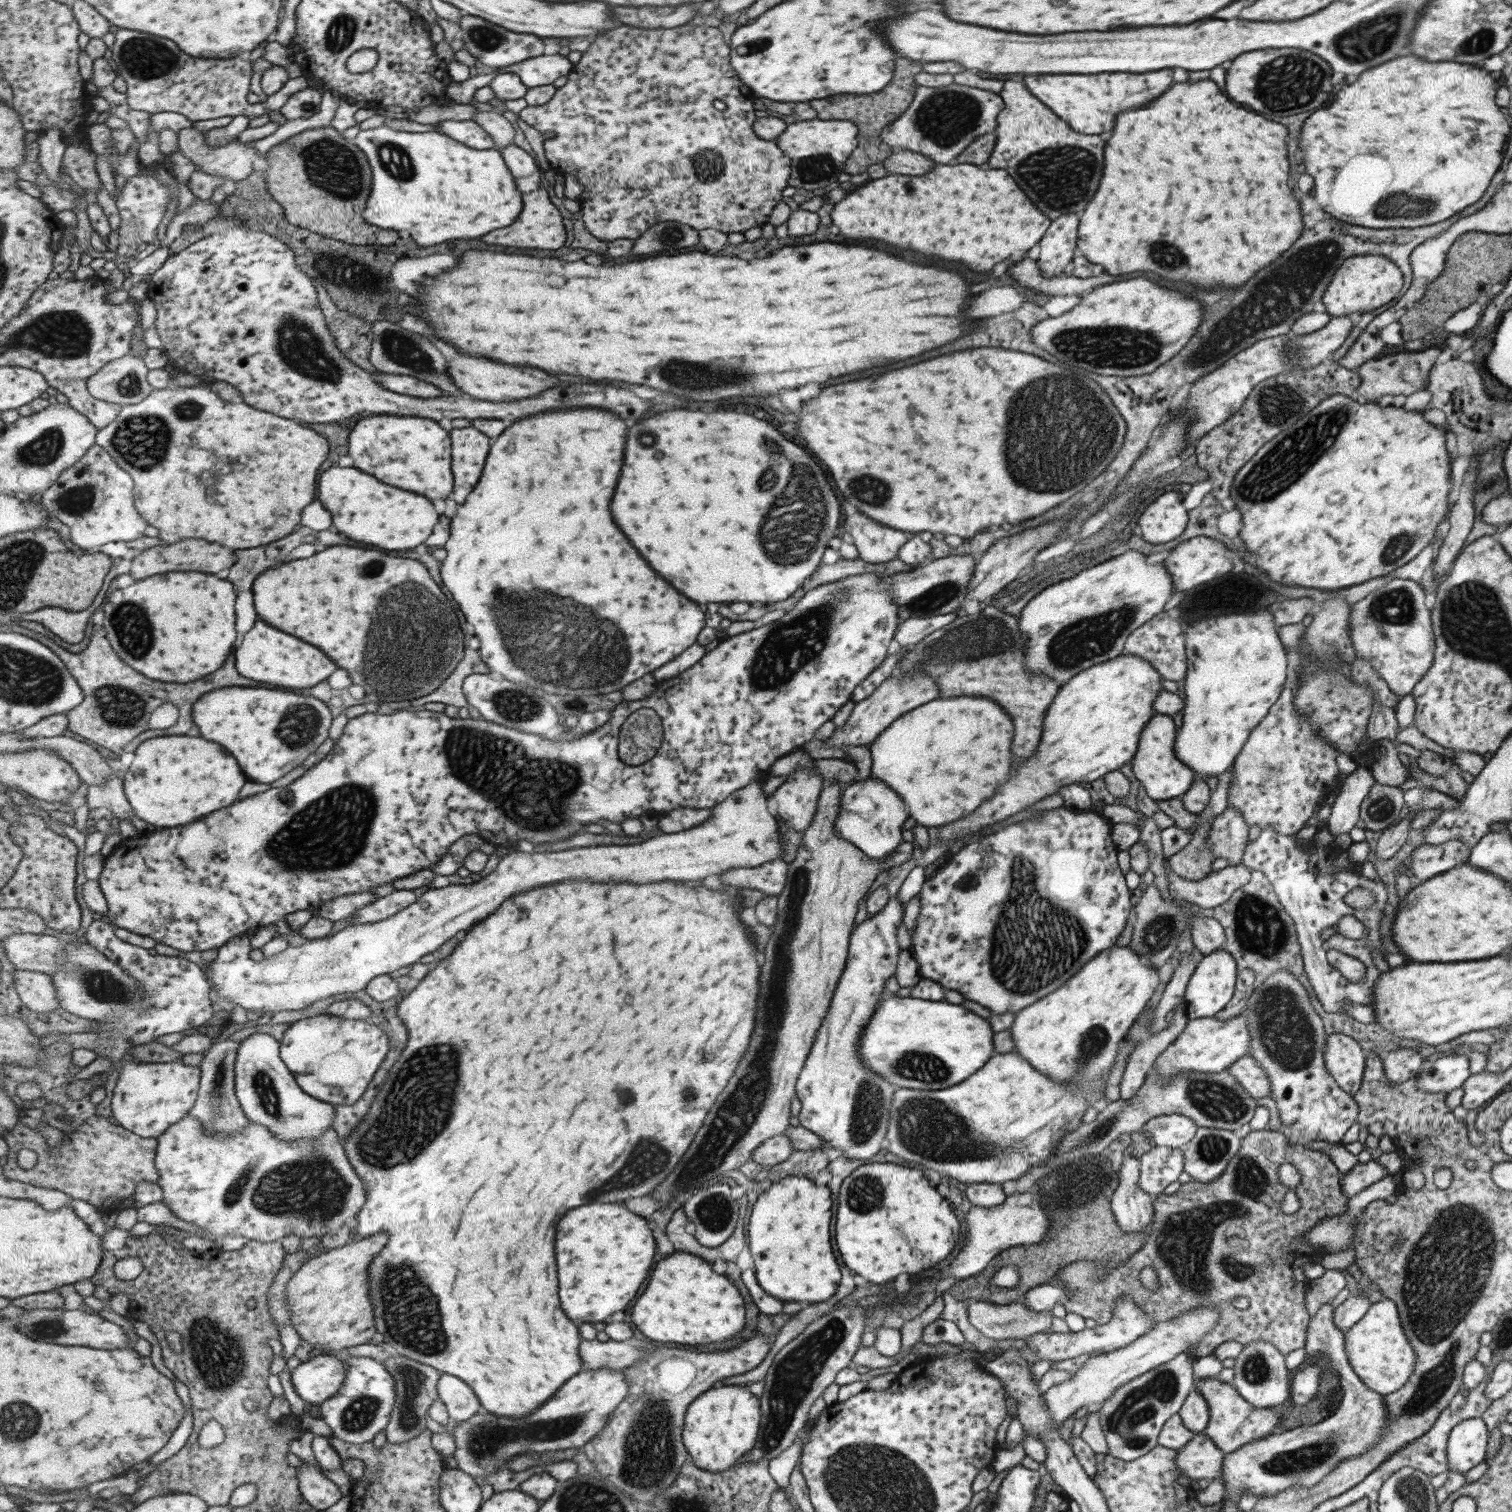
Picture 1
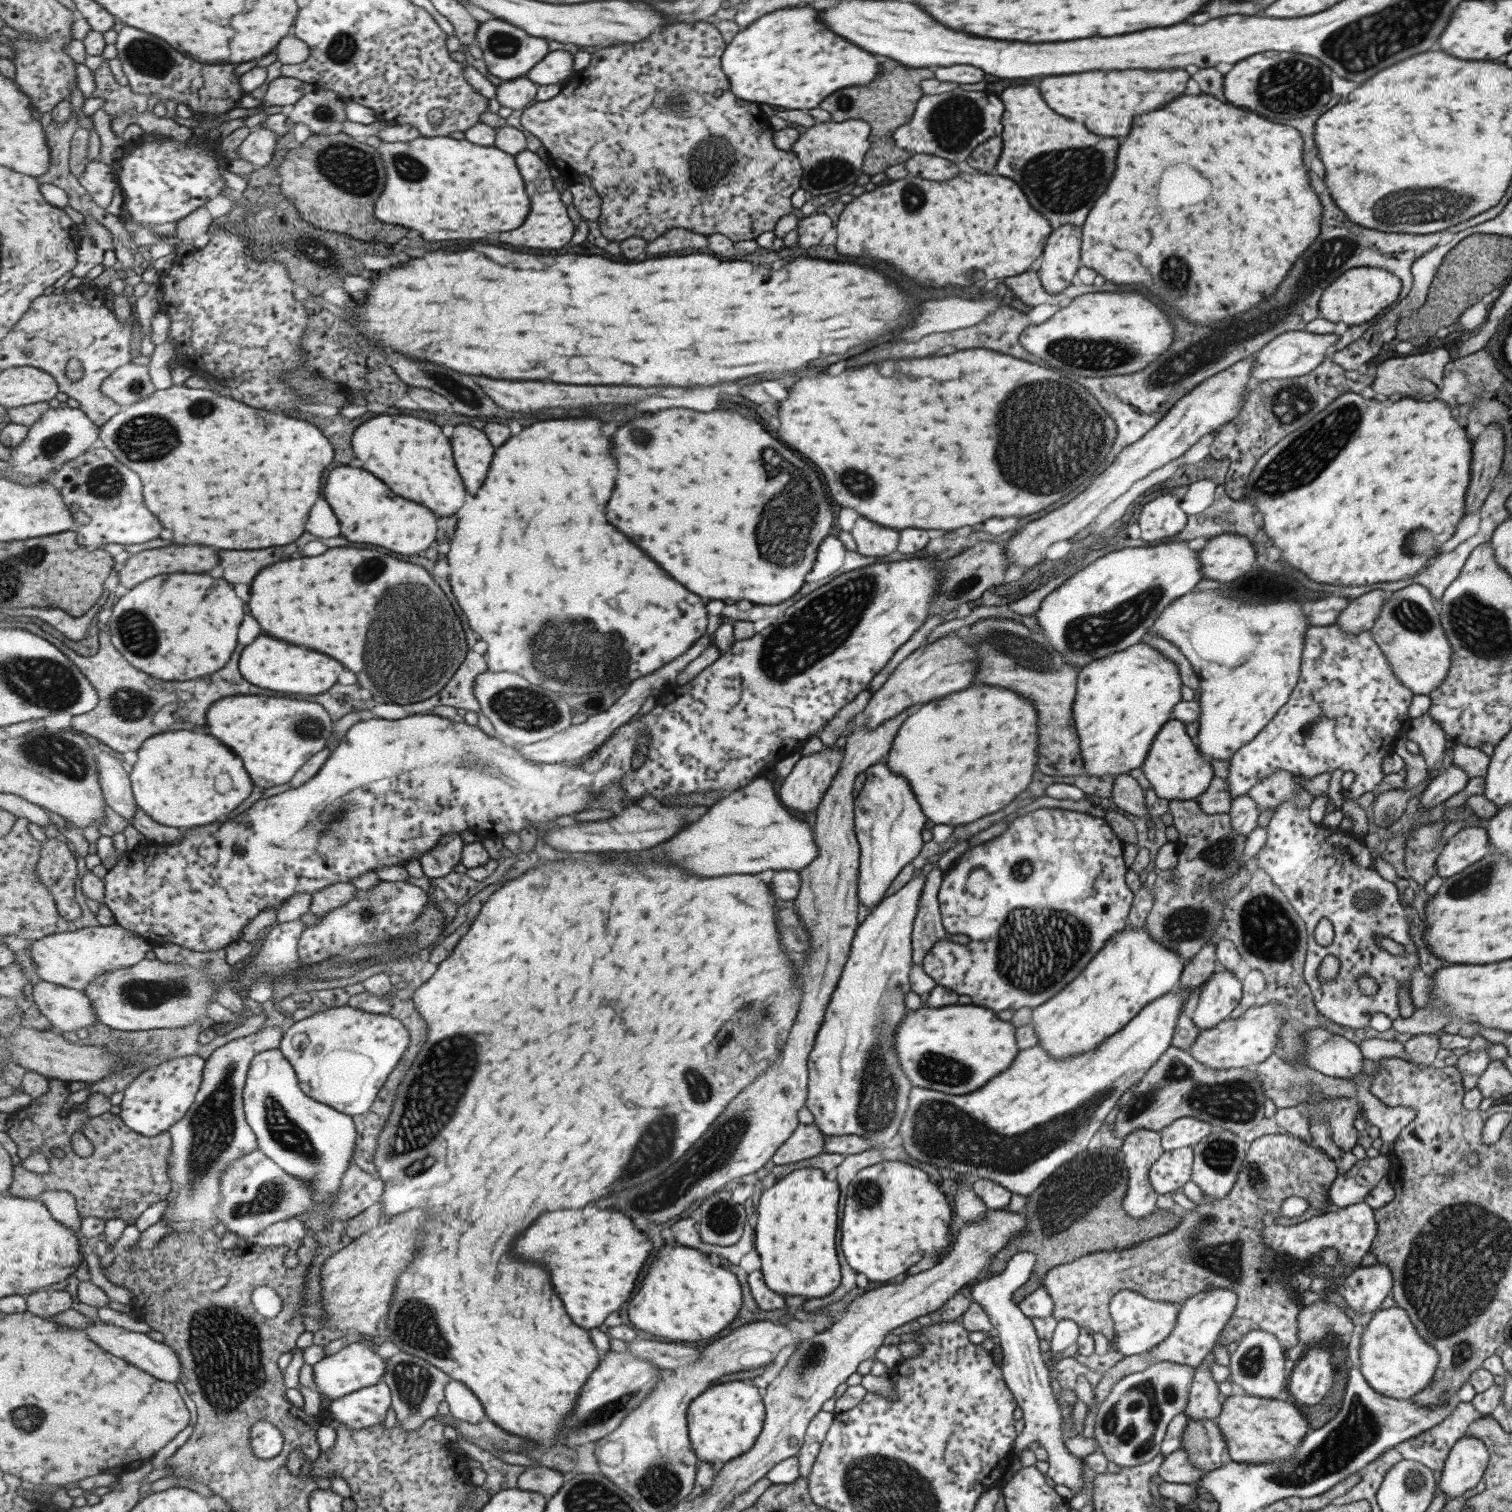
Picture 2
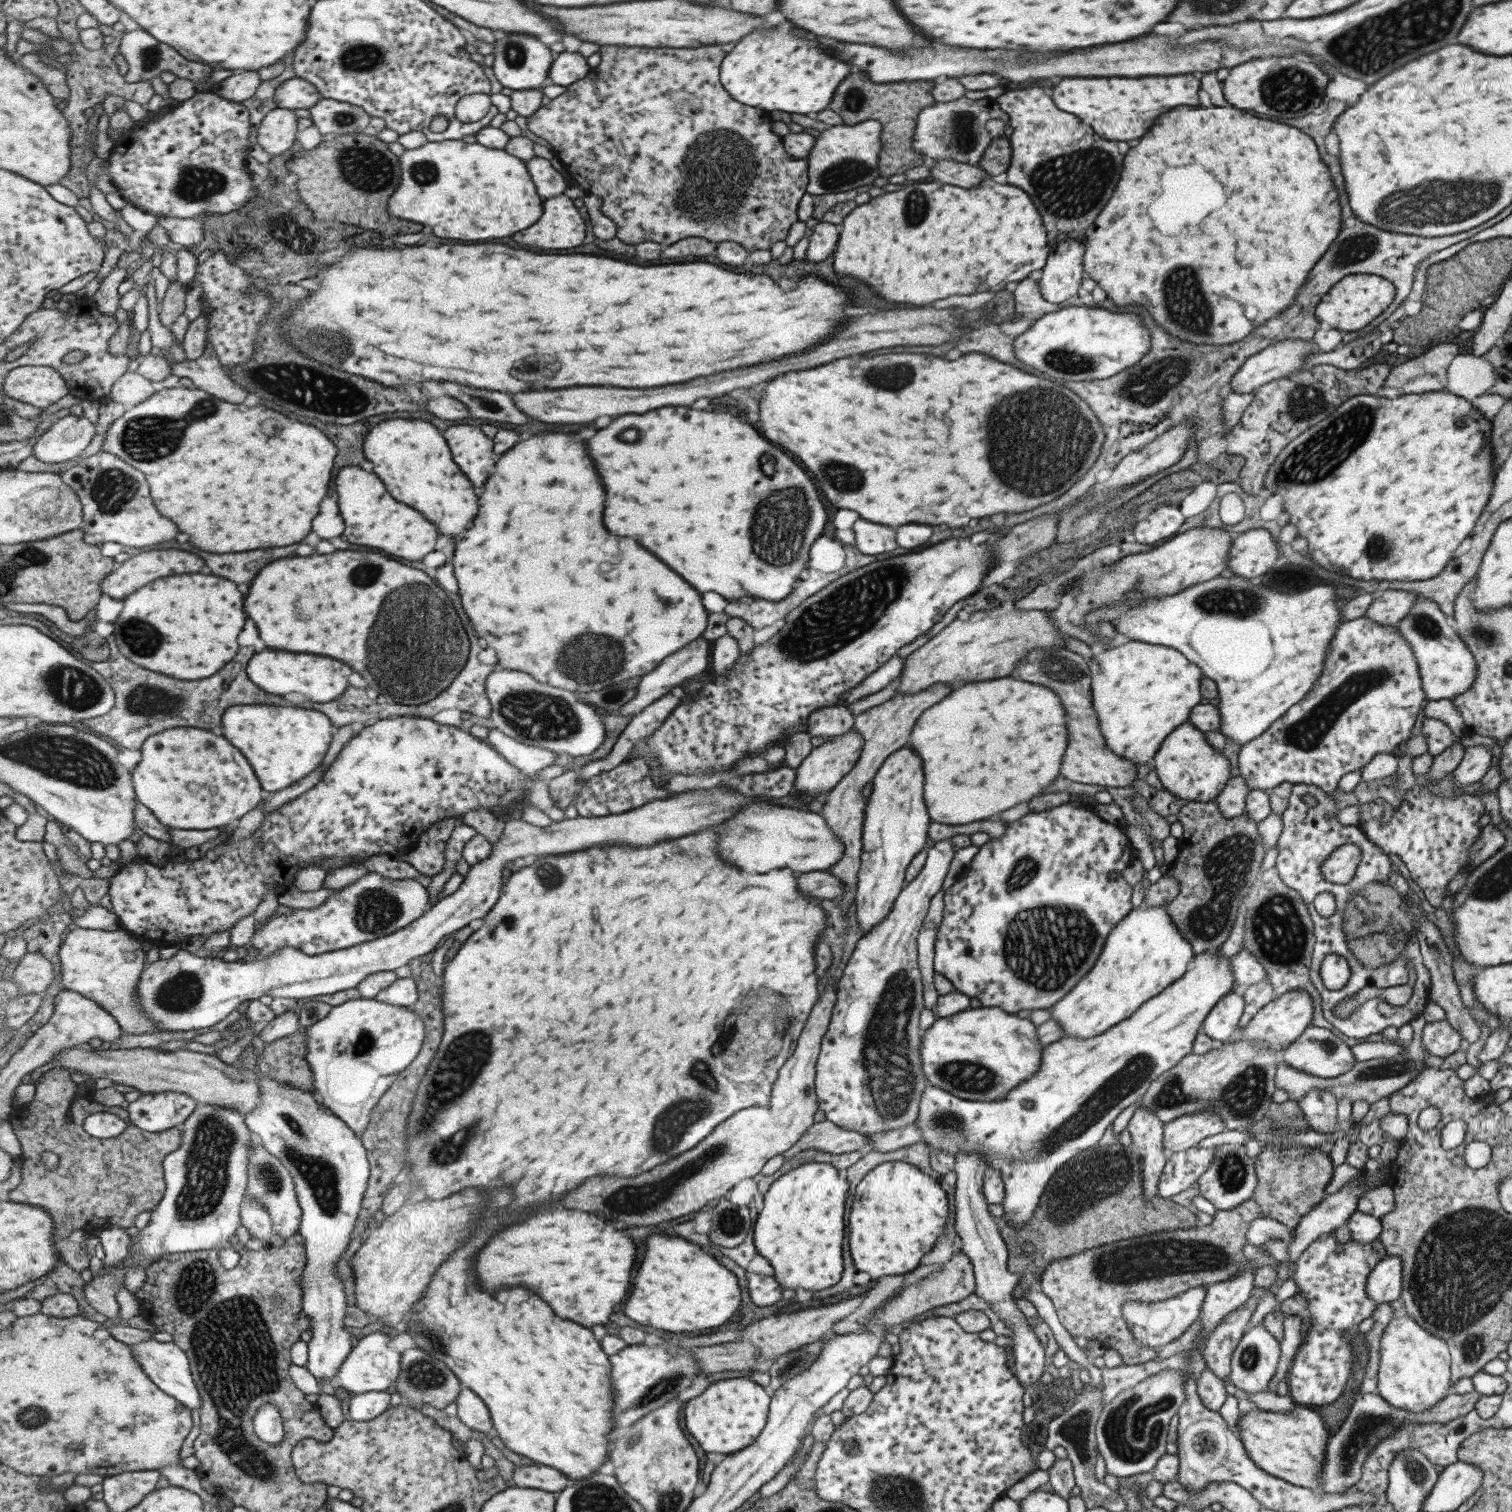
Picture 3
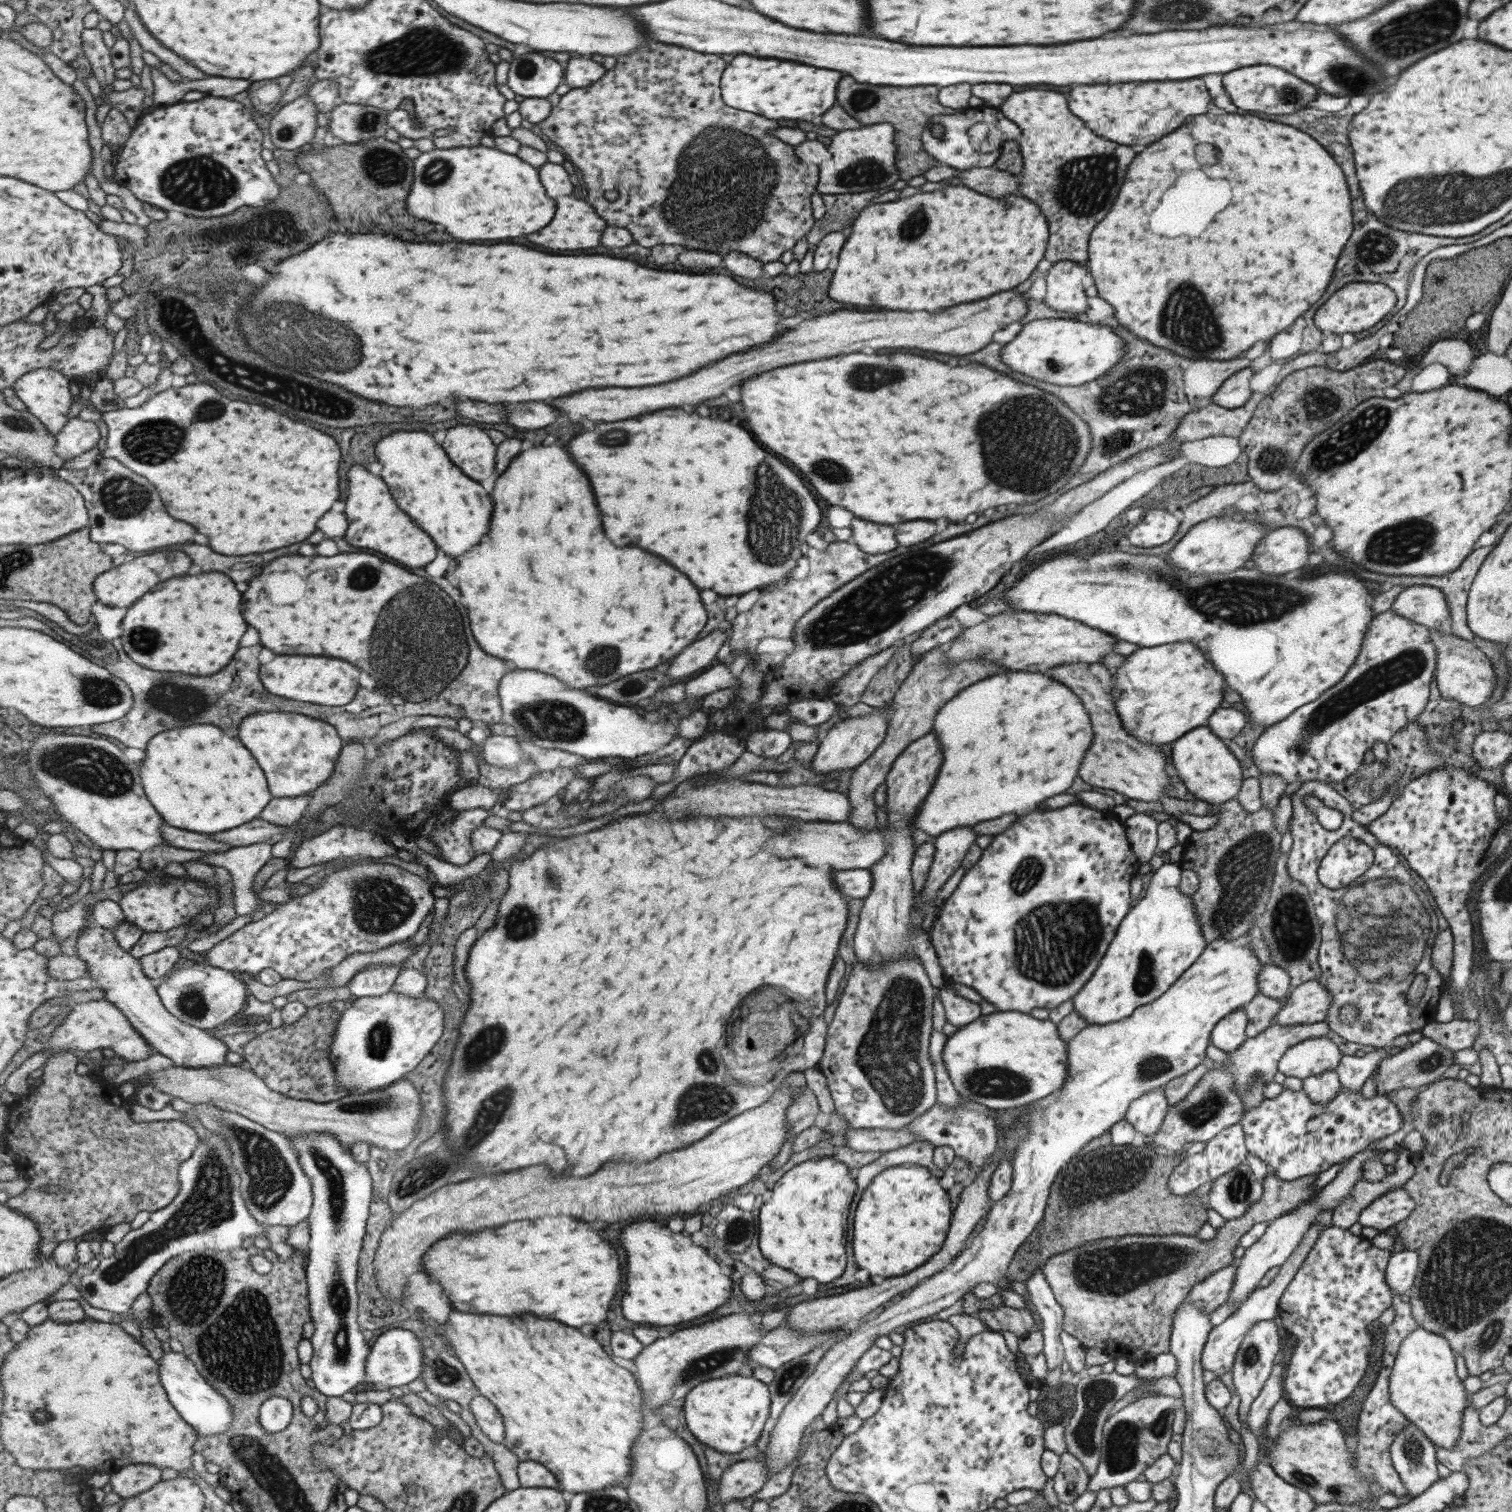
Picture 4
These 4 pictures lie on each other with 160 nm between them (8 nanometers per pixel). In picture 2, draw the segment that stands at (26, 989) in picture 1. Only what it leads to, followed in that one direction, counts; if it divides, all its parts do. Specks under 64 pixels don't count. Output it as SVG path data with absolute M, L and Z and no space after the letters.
M42 980L34 986L32 994L40 1012L53 1028L61 1029L59 1032L87 1029L99 1023L90 998L82 990Z

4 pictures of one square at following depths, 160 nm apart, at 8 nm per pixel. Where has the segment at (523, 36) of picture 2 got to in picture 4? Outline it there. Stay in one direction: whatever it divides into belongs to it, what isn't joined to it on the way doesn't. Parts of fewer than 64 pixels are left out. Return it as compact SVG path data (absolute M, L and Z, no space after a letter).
M514 44L508 87L525 98L547 98L565 81L566 67L529 45Z

